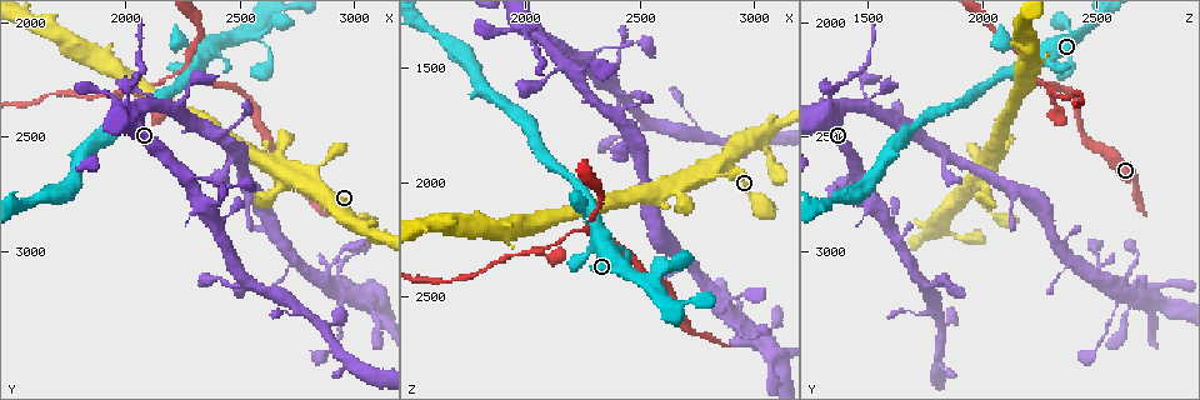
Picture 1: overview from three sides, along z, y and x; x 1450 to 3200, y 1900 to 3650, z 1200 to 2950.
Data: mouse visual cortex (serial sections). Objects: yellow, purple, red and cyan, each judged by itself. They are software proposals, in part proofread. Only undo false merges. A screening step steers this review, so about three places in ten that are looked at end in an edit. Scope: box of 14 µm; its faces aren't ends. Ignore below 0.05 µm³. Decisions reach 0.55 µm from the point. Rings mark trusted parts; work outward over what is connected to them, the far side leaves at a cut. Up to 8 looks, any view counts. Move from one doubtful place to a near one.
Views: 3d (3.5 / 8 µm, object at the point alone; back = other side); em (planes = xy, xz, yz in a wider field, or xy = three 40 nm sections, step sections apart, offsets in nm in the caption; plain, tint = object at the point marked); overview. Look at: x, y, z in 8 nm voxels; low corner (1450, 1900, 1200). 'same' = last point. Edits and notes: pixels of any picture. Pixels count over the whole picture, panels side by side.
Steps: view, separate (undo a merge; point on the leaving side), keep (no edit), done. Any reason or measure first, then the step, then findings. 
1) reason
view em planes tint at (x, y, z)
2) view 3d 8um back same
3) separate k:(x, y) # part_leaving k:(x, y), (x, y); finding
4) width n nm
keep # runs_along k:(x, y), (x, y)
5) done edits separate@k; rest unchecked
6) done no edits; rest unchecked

a narrow waist
view 3d 3.5um at (2450, 3150, 1790)

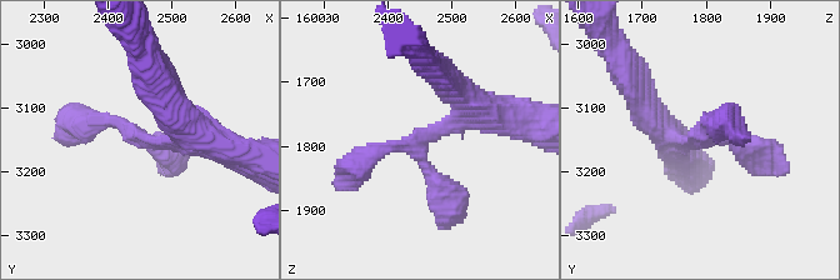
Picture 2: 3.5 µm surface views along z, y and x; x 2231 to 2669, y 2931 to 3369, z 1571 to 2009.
arms 3; arm_widths 250, 350, 400 nm
view em xy step 3 plain at (2455, 3150, 1795)

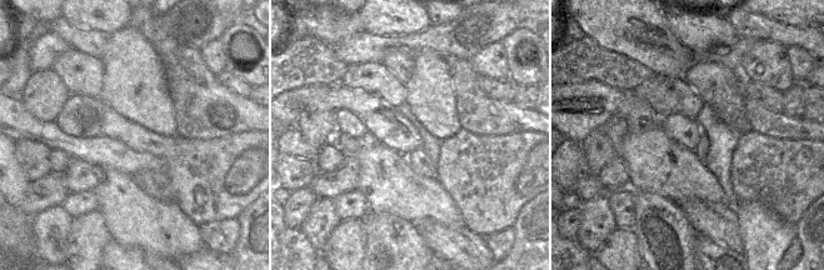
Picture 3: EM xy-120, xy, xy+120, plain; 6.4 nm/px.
view em xy step 3 tint same

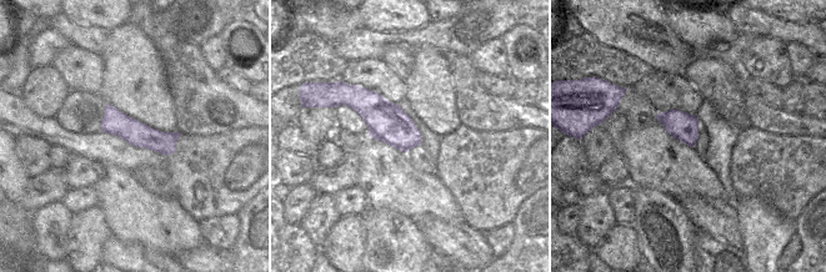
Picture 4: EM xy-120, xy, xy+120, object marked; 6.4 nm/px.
width 260 nm
keep # runs_along 2:(650, 118), (769, 155); continuous, no second cell

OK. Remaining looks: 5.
thin arm on a thick one
view 3d 3.5um at (3090, 3240, 2720)

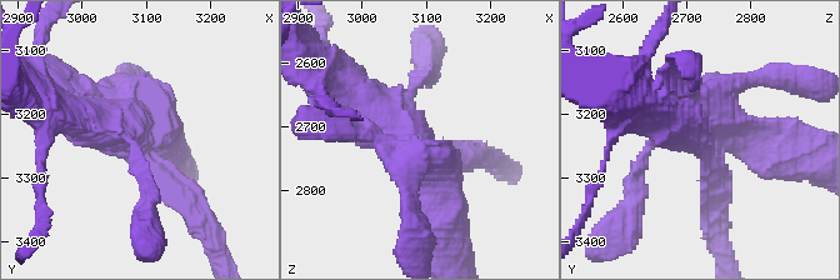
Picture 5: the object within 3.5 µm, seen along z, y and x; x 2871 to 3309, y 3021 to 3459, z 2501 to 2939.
now the EM
view em planes tint at (3085, 3245, 2725)

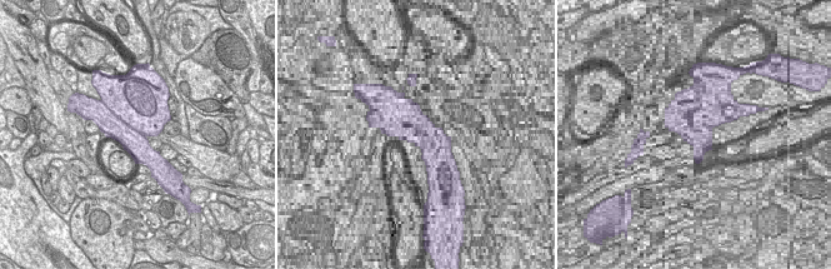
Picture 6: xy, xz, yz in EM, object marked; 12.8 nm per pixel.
view em xy step 5 tint same

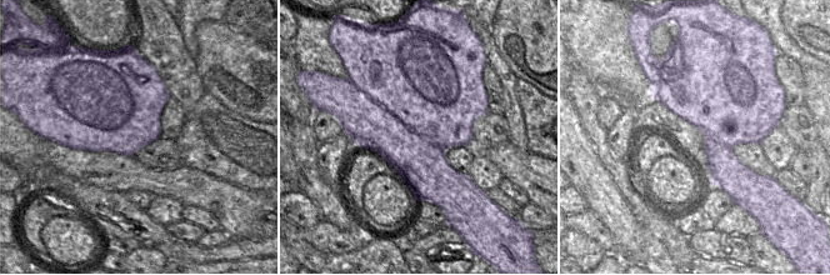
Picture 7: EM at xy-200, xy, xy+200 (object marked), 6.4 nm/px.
width 800 nm
separate 5:(469, 158) # part_leaving 5:(708, 148), (724, 244); a second cell is stuck on

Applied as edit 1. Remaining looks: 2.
a fork
view em xy step 1 tint at (2280, 2200, 2210)

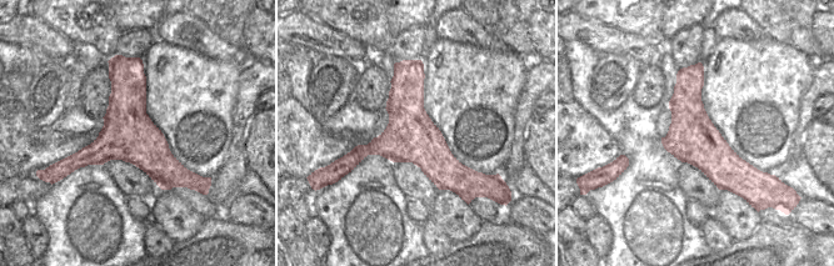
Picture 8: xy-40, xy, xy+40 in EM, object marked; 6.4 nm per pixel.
wider look
view 3d 3.5um same

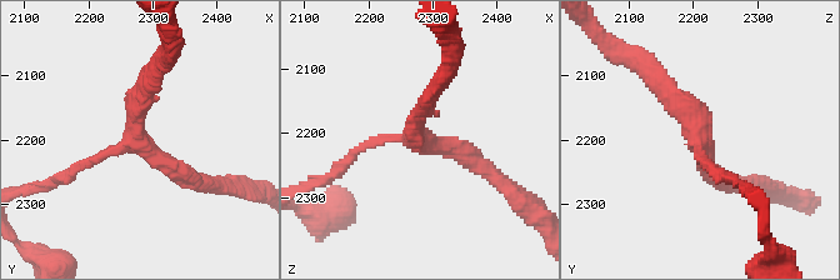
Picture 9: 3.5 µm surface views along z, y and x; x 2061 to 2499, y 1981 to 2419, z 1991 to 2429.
arms 3; arm_widths 150, 250, 250 nm
keep # runs_along 9:(201, 180), (136, 141), (68, 173); one cell here

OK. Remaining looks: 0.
done edits separate@5; rest unchecked

